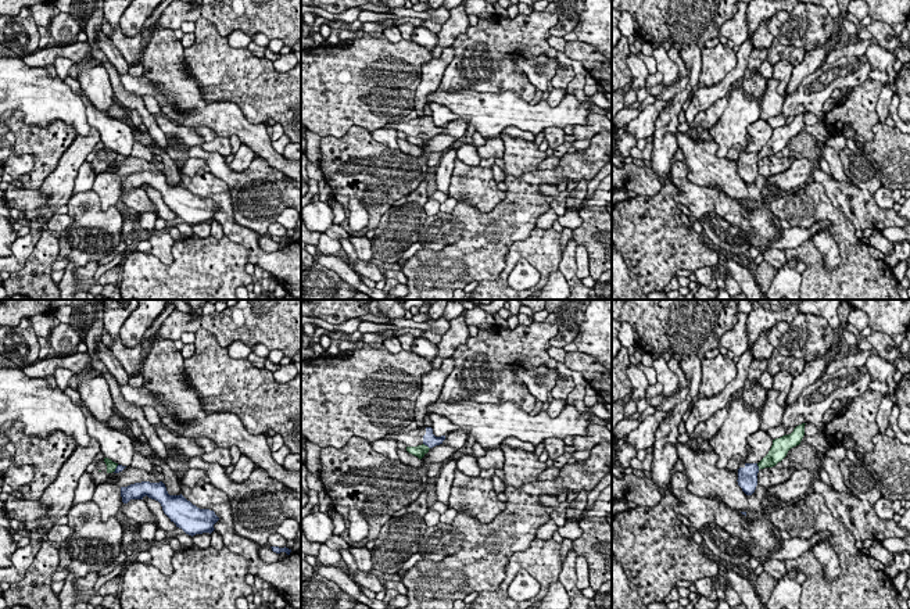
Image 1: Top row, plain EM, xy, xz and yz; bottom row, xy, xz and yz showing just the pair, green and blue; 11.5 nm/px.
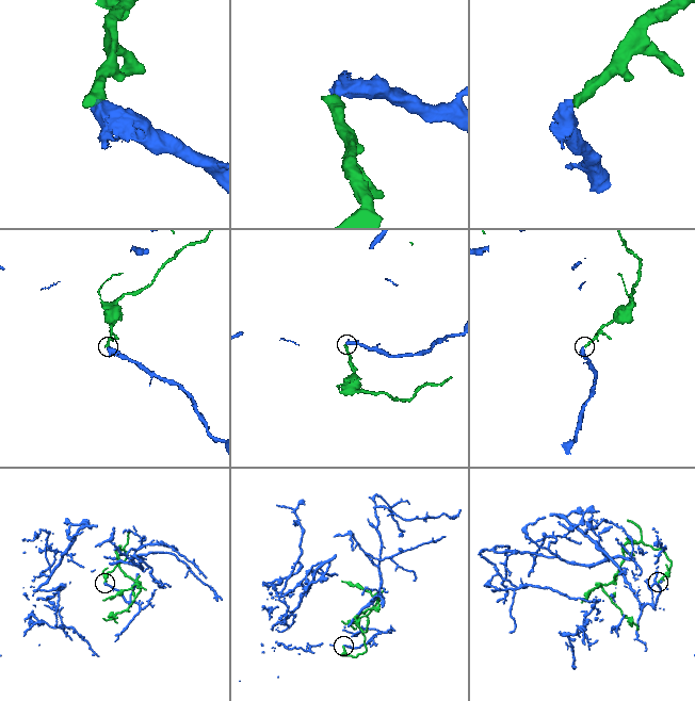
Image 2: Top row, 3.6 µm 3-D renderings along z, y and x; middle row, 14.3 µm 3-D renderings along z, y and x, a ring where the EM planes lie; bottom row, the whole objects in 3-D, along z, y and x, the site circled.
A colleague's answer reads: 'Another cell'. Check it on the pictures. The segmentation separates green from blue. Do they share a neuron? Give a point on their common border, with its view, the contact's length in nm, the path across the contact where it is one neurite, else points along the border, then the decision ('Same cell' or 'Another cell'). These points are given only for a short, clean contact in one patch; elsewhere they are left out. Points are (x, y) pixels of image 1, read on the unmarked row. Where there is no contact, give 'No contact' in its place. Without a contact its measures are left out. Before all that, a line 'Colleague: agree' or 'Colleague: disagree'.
Colleague: agree
Touches green at xz (426, 135). Shared border 110 nm. Boundary: xz (423, 132), (429, 138). Another cell

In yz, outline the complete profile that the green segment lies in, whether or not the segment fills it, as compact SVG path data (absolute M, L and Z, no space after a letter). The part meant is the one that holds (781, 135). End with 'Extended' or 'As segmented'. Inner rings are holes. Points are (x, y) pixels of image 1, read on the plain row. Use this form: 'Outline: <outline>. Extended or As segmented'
Outline: M806 112L796 115L788 125L785 123L780 128L773 129L773 135L769 143L757 153L759 160L775 155L787 146L791 137L799 135L805 125L805 114Z. As segmented

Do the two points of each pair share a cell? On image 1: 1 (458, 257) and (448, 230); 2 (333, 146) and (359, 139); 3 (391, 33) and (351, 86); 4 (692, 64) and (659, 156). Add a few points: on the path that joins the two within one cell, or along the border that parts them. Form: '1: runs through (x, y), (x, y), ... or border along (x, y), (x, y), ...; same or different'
1: border along (464, 224), (454, 243), (425, 249); different
2: runs through (340, 146), (353, 146); same
3: border along (383, 35), (391, 42), (401, 39); different
4: runs through (690, 86), (669, 115), (663, 133); same

